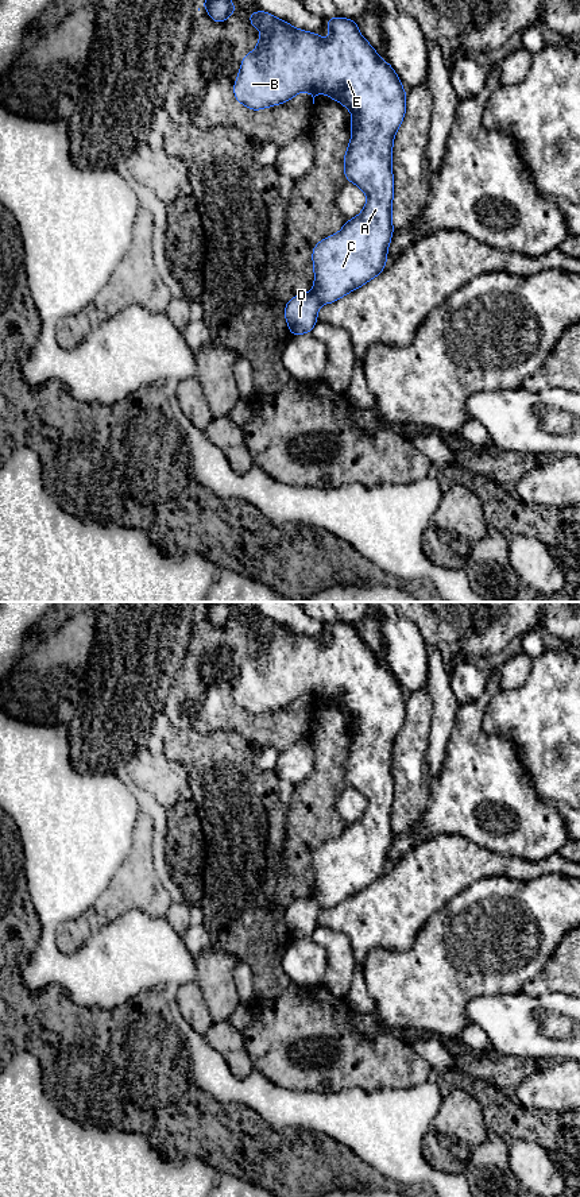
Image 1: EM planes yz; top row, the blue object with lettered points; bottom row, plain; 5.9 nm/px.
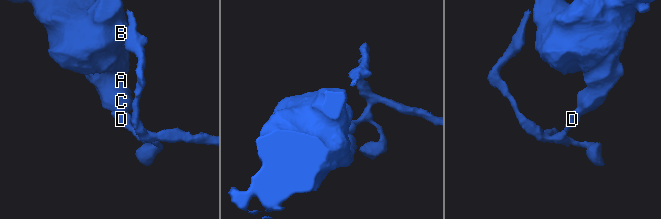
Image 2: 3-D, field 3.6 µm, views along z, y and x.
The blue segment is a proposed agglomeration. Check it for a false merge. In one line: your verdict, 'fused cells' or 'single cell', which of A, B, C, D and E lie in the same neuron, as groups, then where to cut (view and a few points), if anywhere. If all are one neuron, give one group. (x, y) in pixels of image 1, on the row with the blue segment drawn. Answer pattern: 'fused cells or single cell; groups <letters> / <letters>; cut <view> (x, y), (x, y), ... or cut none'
fused cells; groups A B C E / D; cut yz (313, 290), (321, 302)

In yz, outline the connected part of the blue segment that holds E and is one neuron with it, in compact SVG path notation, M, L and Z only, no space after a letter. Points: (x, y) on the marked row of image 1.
M260 8L255 13L248 13L248 19L252 27L263 31L263 35L259 36L255 51L245 54L241 61L233 85L233 94L239 103L252 111L260 111L287 103L299 92L306 90L312 94L314 104L314 97L322 92L348 108L353 117L351 124L352 139L344 155L344 175L348 182L356 184L367 194L367 204L359 216L347 220L339 233L322 239L312 252L314 266L313 291L321 304L332 304L379 275L386 267L388 244L394 232L391 221L394 197L393 140L406 115L406 90L388 61L384 62L379 58L375 49L359 32L357 23L351 19L326 18L330 31L328 42L324 42L318 34L298 30Z

